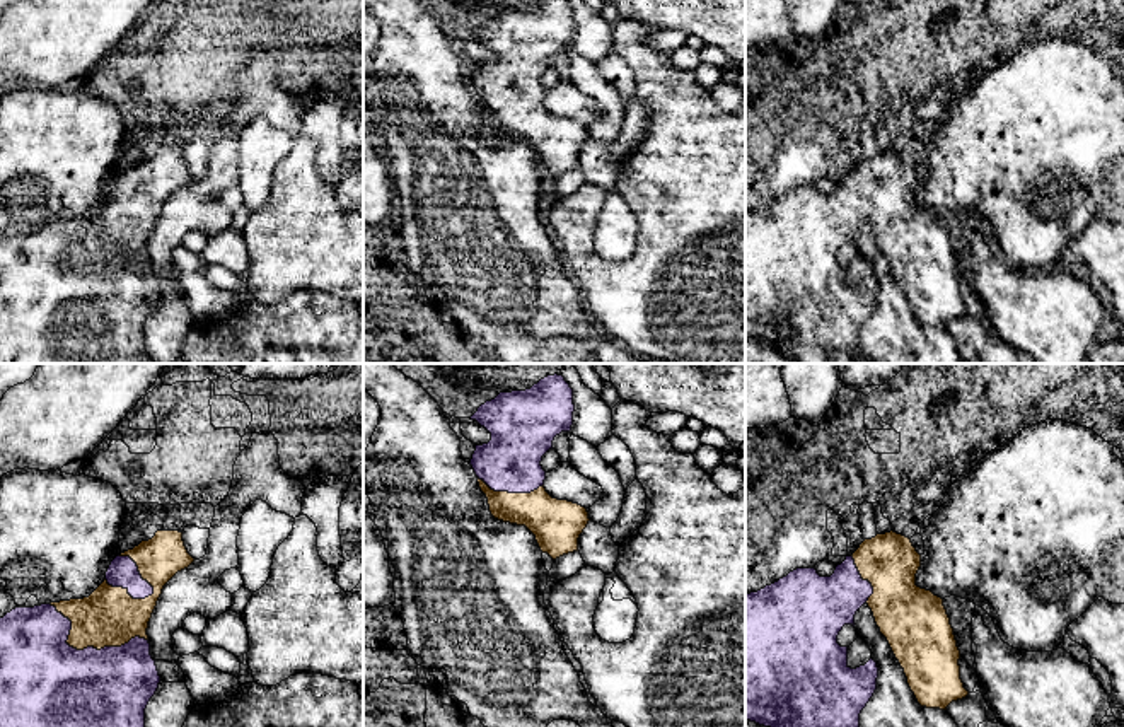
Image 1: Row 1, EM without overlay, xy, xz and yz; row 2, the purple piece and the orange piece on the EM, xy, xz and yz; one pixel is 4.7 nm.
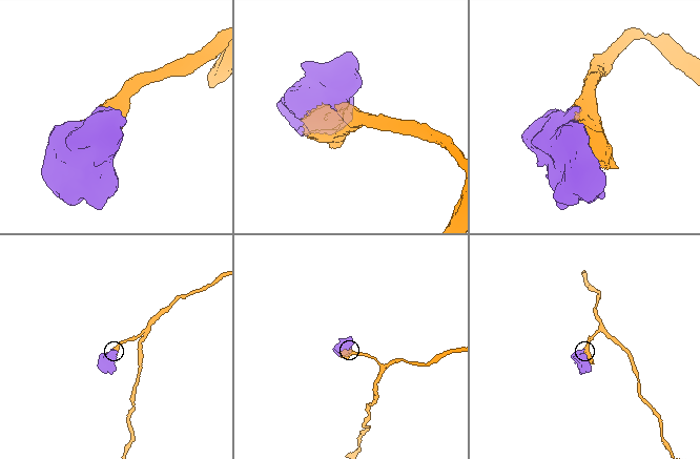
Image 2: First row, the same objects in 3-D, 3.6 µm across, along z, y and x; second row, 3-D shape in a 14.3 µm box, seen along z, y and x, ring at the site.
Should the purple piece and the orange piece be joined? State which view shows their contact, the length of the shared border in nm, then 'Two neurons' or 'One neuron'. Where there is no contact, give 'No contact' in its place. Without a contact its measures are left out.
Touches purple in xy. Shared border 500 nm. One neuron

